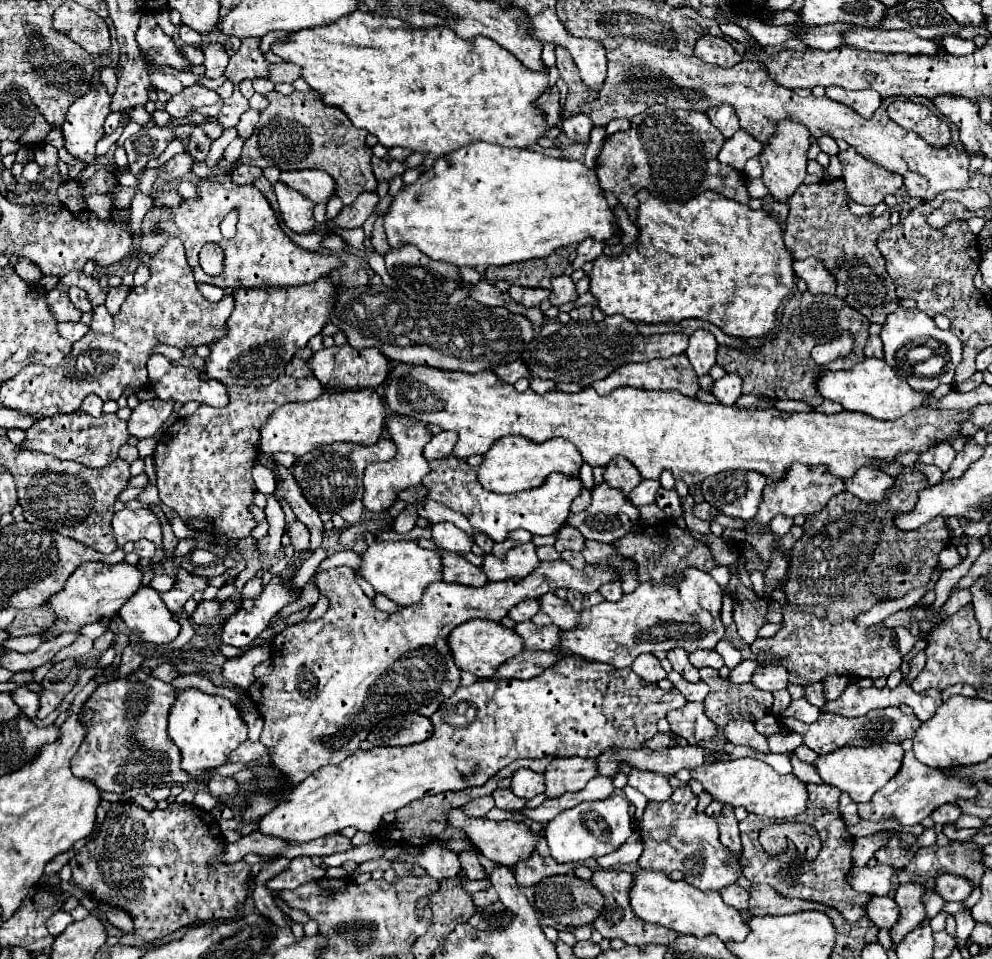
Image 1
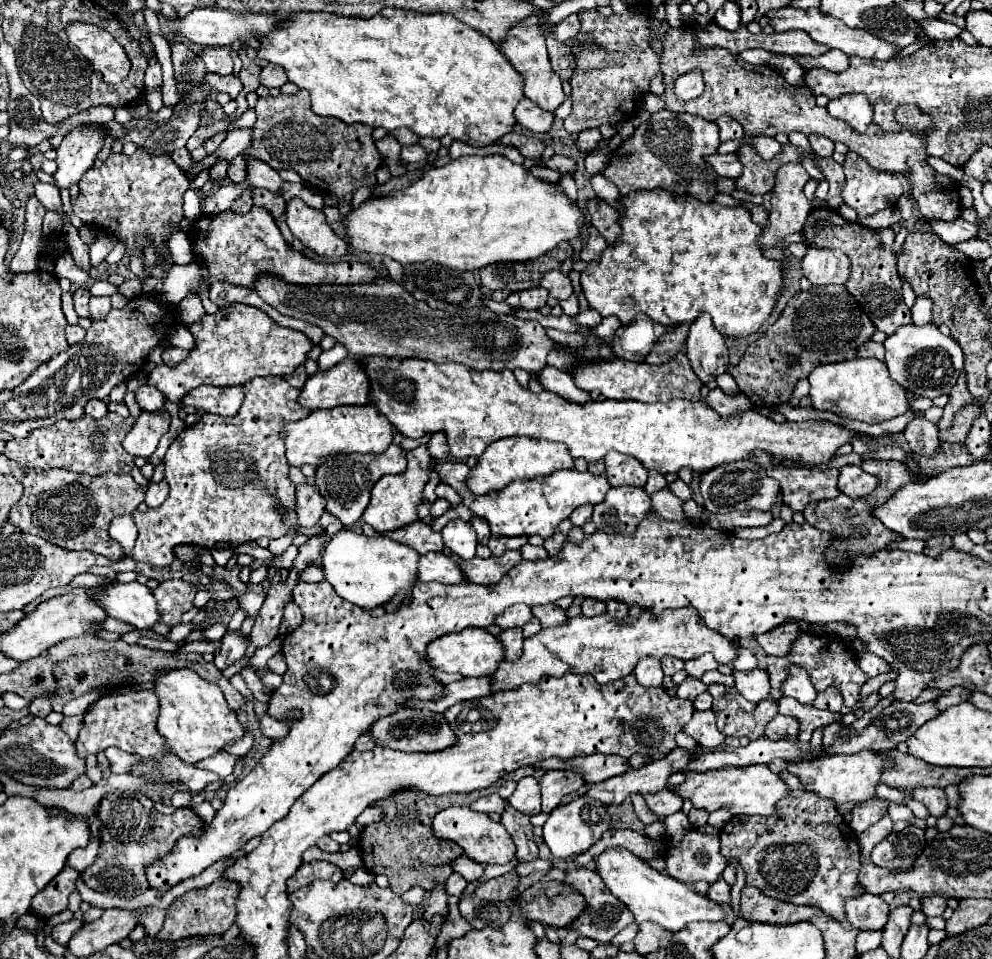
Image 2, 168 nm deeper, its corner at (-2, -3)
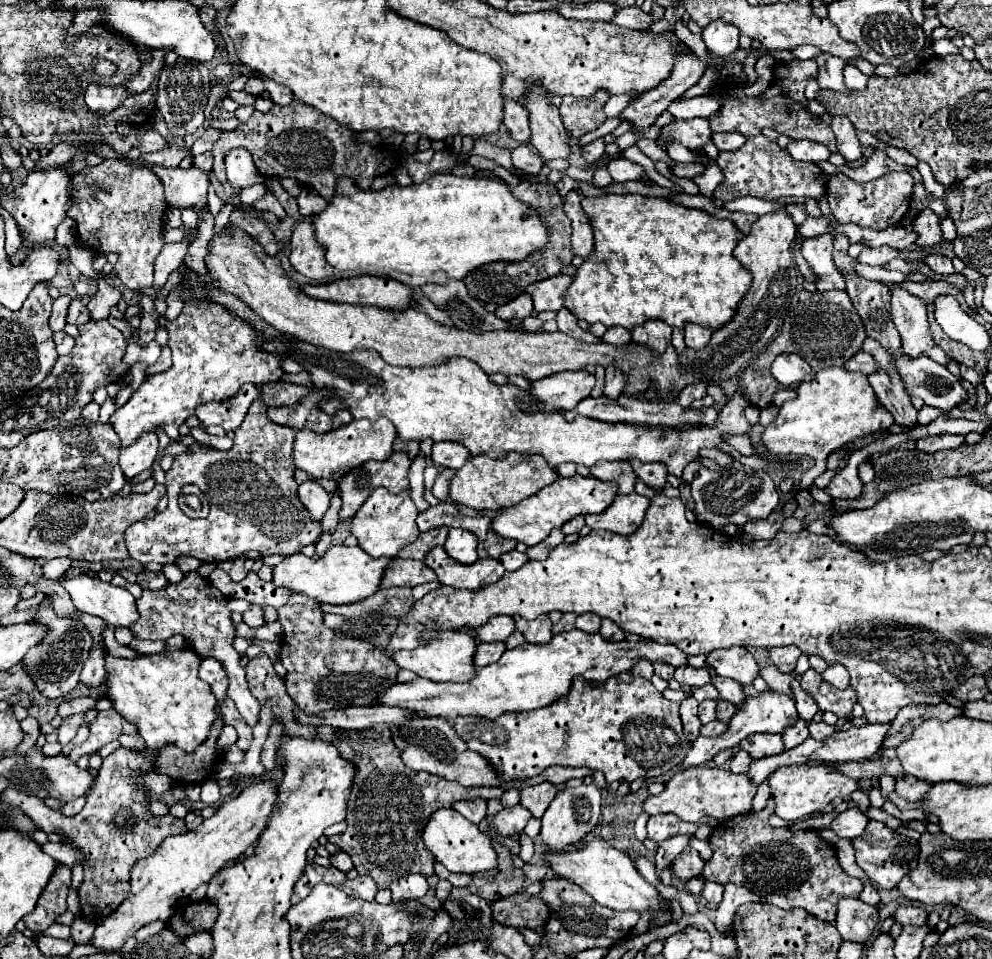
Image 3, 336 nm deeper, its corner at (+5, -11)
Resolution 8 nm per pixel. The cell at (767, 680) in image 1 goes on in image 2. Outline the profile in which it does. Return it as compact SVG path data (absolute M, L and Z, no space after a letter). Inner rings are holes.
M752 669L752 671L732 671L734 677L734 687L742 697L748 701L762 701L770 693L770 679L768 673L762 669Z

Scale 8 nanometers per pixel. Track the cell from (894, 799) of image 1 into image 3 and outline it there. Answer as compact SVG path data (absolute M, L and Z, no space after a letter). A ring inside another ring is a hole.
M851 807L843 813L839 813L835 817L835 821L831 823L831 829L839 835L839 837L845 837L845 839L857 839L863 835L867 827L867 817L863 813L859 813L857 807Z

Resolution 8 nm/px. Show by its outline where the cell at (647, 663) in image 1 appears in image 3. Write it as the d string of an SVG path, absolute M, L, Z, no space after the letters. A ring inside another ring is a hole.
M639 661L635 667L633 667L633 675L637 675L637 677L643 677L643 679L651 679L653 677L653 665L649 663L649 661Z

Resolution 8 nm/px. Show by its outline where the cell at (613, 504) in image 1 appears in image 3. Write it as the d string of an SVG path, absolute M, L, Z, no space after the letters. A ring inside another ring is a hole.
M637 493L617 495L613 503L599 515L585 515L587 527L605 529L621 535L631 535L643 521L645 511L649 507L649 499Z

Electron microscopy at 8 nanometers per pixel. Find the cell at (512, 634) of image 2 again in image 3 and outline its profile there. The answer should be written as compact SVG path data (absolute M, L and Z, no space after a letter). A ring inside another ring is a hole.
M479 643L477 647L477 667L483 667L483 665L489 665L489 663L495 663L505 651L505 643Z

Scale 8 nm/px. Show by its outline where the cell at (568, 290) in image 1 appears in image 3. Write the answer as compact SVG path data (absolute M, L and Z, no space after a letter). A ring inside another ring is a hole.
M557 275L551 279L543 279L541 283L531 283L525 291L533 297L535 311L559 311L563 307L565 293L571 285L569 275Z

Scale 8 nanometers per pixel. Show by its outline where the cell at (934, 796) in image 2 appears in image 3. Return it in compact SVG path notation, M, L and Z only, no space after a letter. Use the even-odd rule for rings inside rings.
M903 775L901 779L895 781L895 793L911 803L921 801L929 789L931 789L931 783L925 783L921 779L913 779L911 775Z

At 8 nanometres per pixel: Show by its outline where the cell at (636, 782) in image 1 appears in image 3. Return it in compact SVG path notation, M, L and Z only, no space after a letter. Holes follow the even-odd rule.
M651 815L647 821L647 833L649 839L659 843L665 841L673 835L691 835L695 833L697 825L695 823L685 823L681 819L677 819L677 815Z

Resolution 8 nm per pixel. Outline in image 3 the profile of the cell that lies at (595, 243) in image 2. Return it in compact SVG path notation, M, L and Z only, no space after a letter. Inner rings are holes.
M571 191L565 199L565 213L573 221L571 223L571 227L573 227L573 235L571 235L573 251L575 251L575 255L587 259L595 249L595 241L593 241L593 227L589 225L589 219L587 219L585 211L581 209L579 201L581 201L581 197L575 191Z

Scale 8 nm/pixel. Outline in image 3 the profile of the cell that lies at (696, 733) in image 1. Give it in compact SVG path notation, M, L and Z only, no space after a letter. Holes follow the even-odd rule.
M711 721L711 723L707 723L707 725L701 727L701 735L705 735L705 737L717 737L717 735L721 735L725 731L725 727L727 727L725 723Z

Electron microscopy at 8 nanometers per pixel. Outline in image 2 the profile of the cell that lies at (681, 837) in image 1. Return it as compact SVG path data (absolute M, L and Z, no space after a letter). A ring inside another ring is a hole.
M694 829L688 831L678 849L668 849L664 855L668 875L684 881L714 883L726 869L728 859L720 855L718 835L702 835Z

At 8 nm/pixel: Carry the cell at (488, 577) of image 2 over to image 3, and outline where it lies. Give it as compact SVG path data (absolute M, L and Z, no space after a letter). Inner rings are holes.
M435 547L433 551L429 551L425 565L437 573L443 585L449 585L455 589L467 589L467 591L477 591L485 585L497 583L505 573L505 567L499 559L487 557L471 565L463 565L451 559L443 547Z

